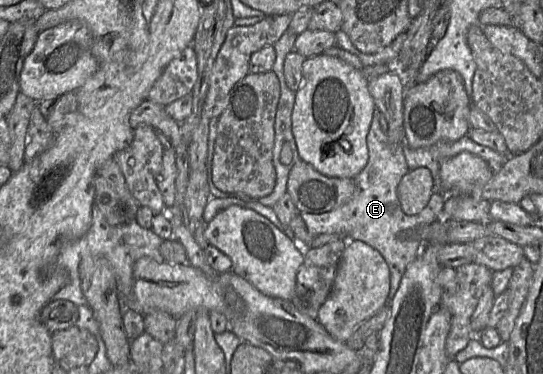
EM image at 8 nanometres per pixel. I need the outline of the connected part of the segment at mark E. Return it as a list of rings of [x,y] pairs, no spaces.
[[[377,107],[367,135],[369,160],[360,174],[354,178],[353,196],[343,205],[325,213],[299,212],[308,232],[314,237],[323,234],[338,234],[343,240],[362,241],[376,249],[384,257],[390,270],[389,301],[396,295],[407,267],[421,253],[423,243],[418,239],[403,238],[405,232],[429,224],[442,217],[445,202],[443,193],[434,192],[428,205],[418,215],[409,216],[402,210],[397,188],[401,179],[409,172],[403,144],[393,144],[379,123]]]

